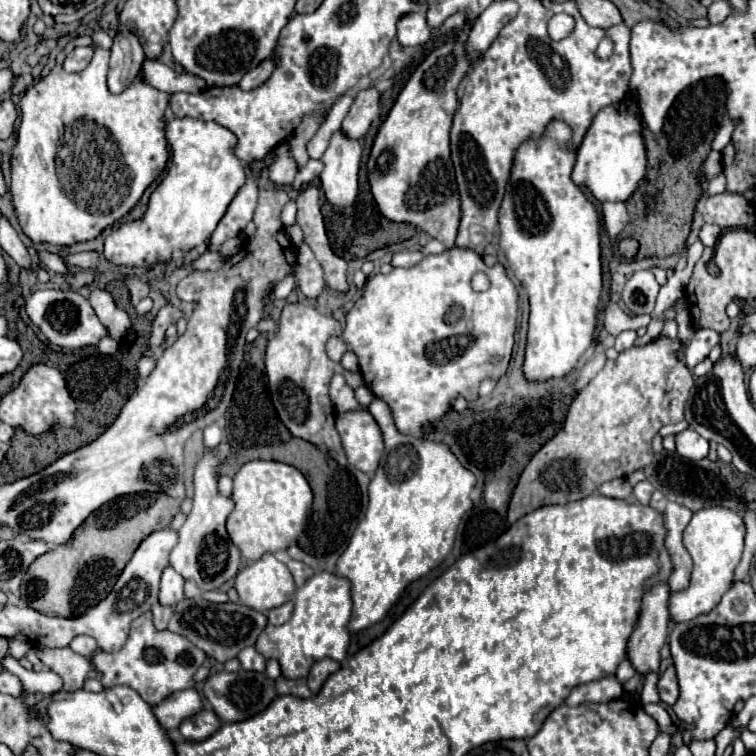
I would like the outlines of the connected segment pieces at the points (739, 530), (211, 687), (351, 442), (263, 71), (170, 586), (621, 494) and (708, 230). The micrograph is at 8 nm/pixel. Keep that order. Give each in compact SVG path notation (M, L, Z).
M702 508L694 512L684 530L684 546L694 560L694 570L688 590L670 596L670 616L674 622L688 622L720 604L720 598L728 592L734 580L734 568L738 566L744 550L744 534L746 526L742 516L738 512L730 512L730 508Z
M240 670L240 672L212 674L204 684L204 696L208 698L208 702L212 704L214 712L222 722L242 722L264 712L278 694L276 694L274 682L266 674Z
M360 410L338 414L336 430L348 462L366 474L374 474L382 458L384 442L372 414Z
M264 60L264 62L260 62L254 70L250 70L250 72L240 80L238 86L244 88L244 90L252 90L252 88L264 84L270 74L272 74L272 66L268 66L268 60Z
M166 568L162 574L162 582L160 582L160 604L164 606L174 606L176 602L180 602L184 598L184 580L182 576L174 570L174 568Z
M618 478L618 480L608 480L606 484L602 484L598 488L598 492L604 494L604 496L610 496L610 498L626 500L632 494L632 486L630 486L630 482L626 478Z
M704 224L702 230L700 230L700 240L704 246L714 246L720 238L722 230L718 226L712 226L712 224Z

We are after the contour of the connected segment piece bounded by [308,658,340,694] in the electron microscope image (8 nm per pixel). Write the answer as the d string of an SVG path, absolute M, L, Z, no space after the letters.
M330 658L318 660L318 662L310 668L310 674L308 674L308 688L310 688L314 694L318 694L320 688L322 688L322 684L326 682L326 678L328 678L330 674L334 674L338 668L340 668L340 664L334 662L334 660L330 660Z

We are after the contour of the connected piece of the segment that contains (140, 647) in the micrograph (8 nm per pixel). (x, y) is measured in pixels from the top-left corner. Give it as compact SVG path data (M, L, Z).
M150 612L138 616L132 622L128 642L122 650L114 652L114 654L96 652L90 658L94 670L102 674L102 686L104 688L112 688L118 684L130 686L150 706L156 706L172 692L194 688L194 674L202 666L204 660L206 660L206 654L200 648L196 648L194 644L190 644L186 638L182 638L170 630L156 632Z

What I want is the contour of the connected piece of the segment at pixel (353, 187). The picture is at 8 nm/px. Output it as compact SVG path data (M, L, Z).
M340 130L332 136L322 156L324 170L320 174L320 186L332 206L344 208L356 200L360 156L362 146L358 140L346 138Z

